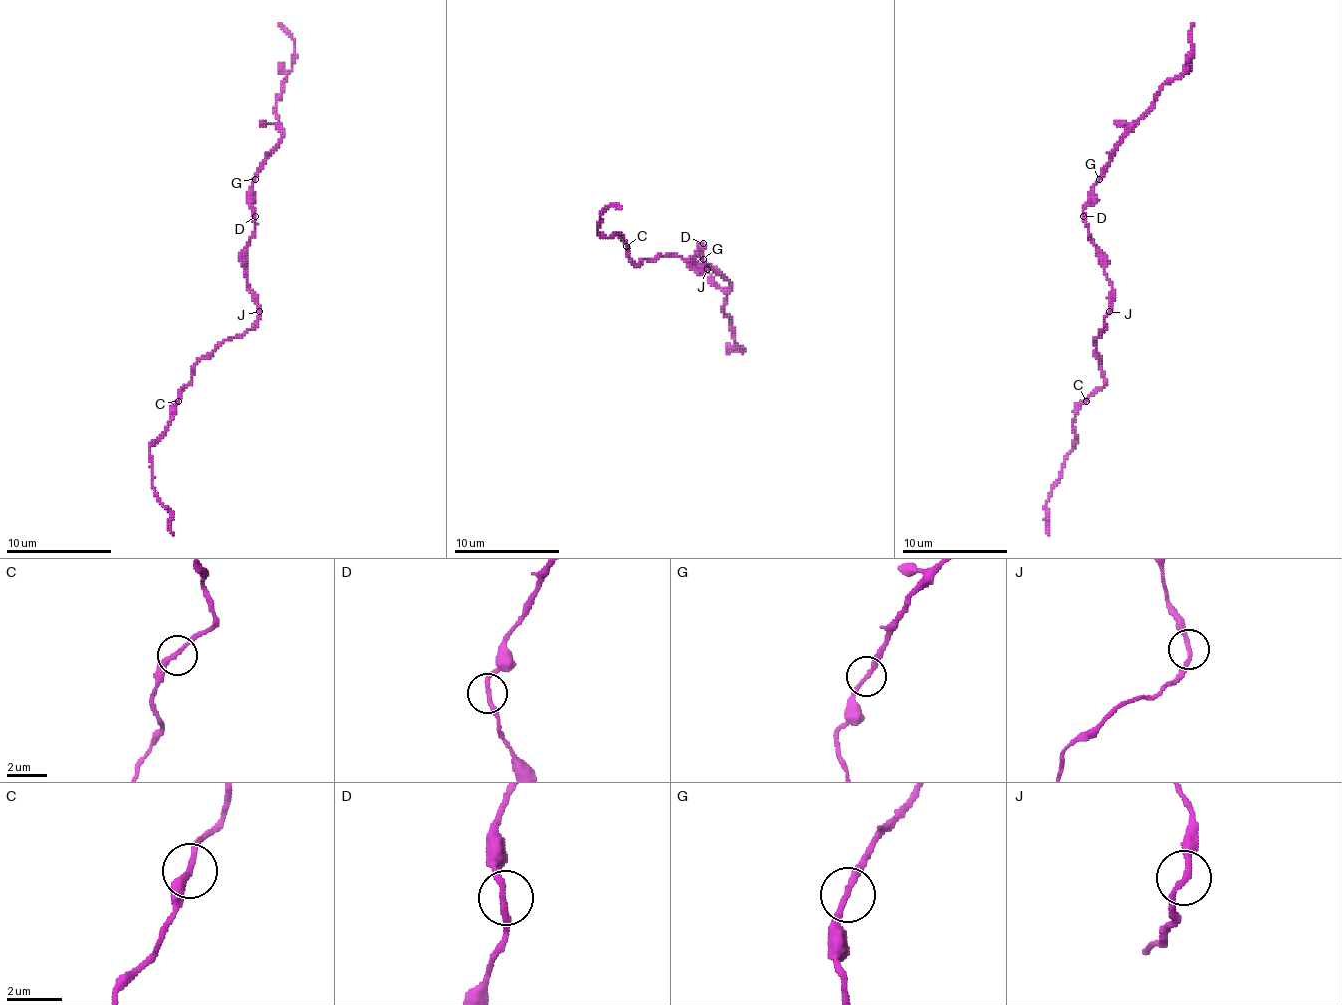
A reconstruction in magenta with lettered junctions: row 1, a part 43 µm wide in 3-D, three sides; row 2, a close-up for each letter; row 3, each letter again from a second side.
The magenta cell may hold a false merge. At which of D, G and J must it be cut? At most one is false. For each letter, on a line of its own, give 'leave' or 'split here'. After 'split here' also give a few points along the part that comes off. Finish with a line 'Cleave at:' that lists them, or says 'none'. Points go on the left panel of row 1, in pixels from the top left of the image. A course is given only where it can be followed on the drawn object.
D: leave
G: leave
J: leave
Cleave at: none

